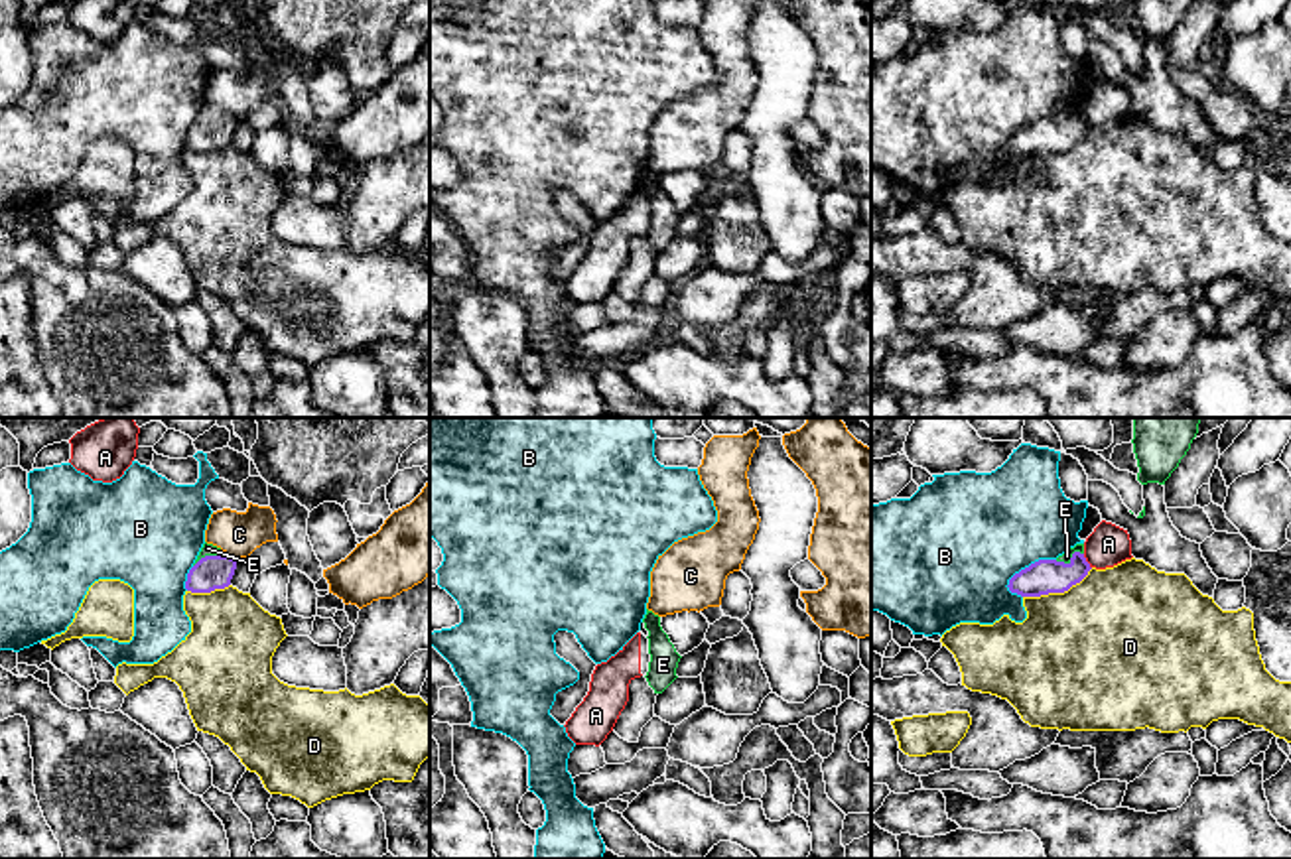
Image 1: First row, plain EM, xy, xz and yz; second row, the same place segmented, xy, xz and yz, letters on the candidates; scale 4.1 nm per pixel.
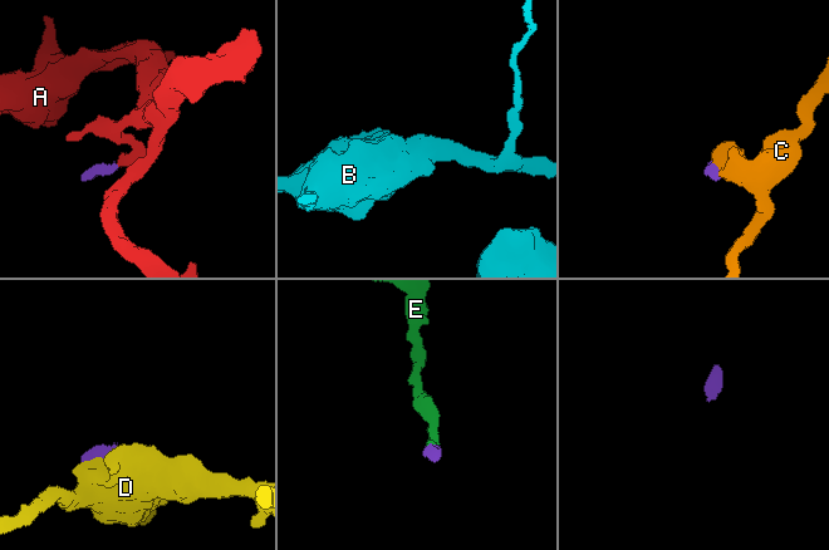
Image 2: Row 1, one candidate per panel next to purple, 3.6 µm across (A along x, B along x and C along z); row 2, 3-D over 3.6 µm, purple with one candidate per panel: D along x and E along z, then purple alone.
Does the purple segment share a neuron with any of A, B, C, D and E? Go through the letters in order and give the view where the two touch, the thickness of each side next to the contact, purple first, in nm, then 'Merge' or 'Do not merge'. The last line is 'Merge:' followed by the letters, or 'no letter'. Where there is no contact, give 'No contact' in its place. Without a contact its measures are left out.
A: Touches purple in yz. Thickness 140 nm (purple) against 170 nm. Do not merge
B: Touches purple in yz. Thickness 140 nm (purple) against 460 nm. Do not merge
C: No contact. Do not merge
D: Touches purple in yz. Thickness 140 nm (purple) against 480 nm. Do not merge
E: Touches purple in xy. Thickness 140 nm (purple) against 50 nm. Merge
Merge: E

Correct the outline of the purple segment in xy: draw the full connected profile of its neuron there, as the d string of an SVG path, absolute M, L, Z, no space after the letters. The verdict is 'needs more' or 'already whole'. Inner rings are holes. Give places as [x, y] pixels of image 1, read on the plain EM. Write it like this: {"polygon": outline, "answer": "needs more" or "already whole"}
{"polygon": "M203 102L193 126L187 132L185 148L191 152L211 152L225 148L237 128L237 118L213 102Z", "answer": "needs more"}

